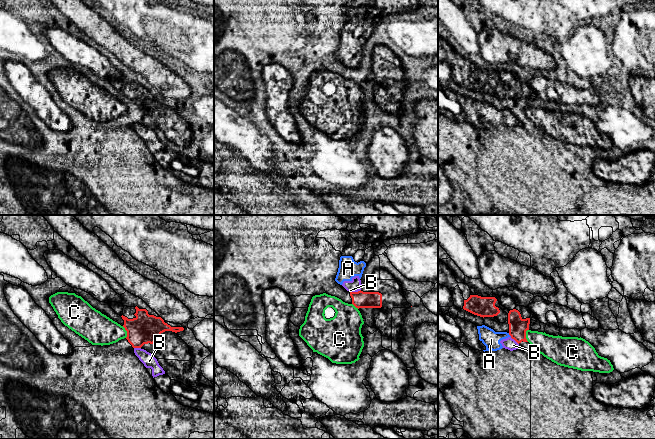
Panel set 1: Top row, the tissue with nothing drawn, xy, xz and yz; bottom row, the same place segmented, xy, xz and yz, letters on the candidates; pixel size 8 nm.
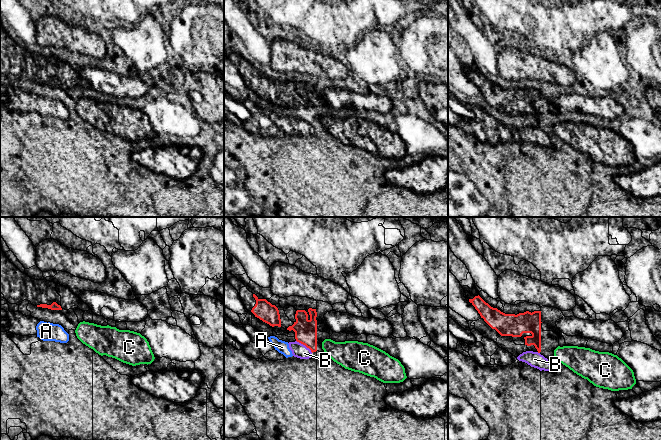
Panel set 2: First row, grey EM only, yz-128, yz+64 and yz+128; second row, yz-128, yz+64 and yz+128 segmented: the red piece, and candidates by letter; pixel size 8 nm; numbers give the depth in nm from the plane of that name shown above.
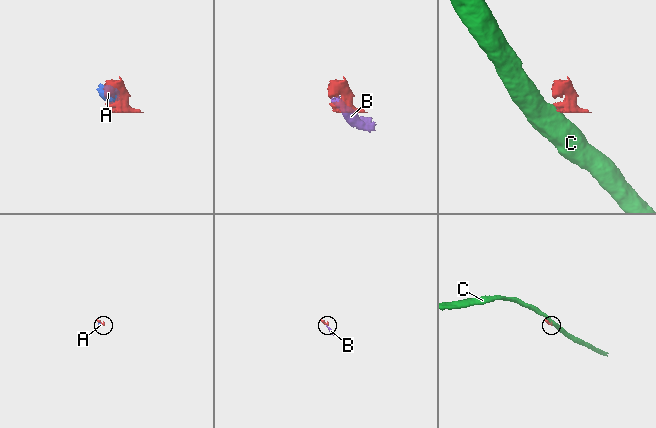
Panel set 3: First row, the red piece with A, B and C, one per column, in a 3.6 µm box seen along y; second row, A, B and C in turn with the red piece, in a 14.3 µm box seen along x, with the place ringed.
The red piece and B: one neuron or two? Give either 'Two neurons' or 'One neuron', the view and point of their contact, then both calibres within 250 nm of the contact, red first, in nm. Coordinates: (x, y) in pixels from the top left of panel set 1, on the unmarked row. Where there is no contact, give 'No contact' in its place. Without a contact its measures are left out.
Two neurons. Touches red at xz (355, 68). Thickness 140 nm (red) against 100 nm

